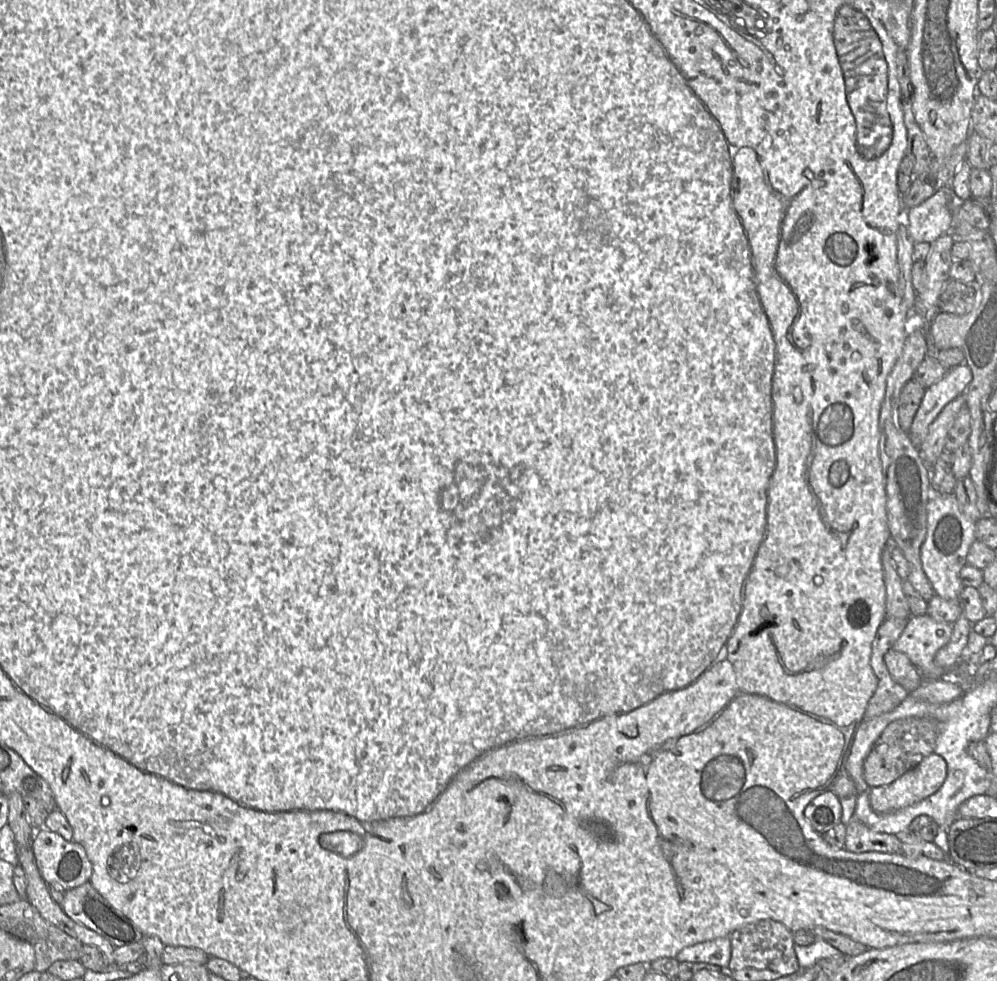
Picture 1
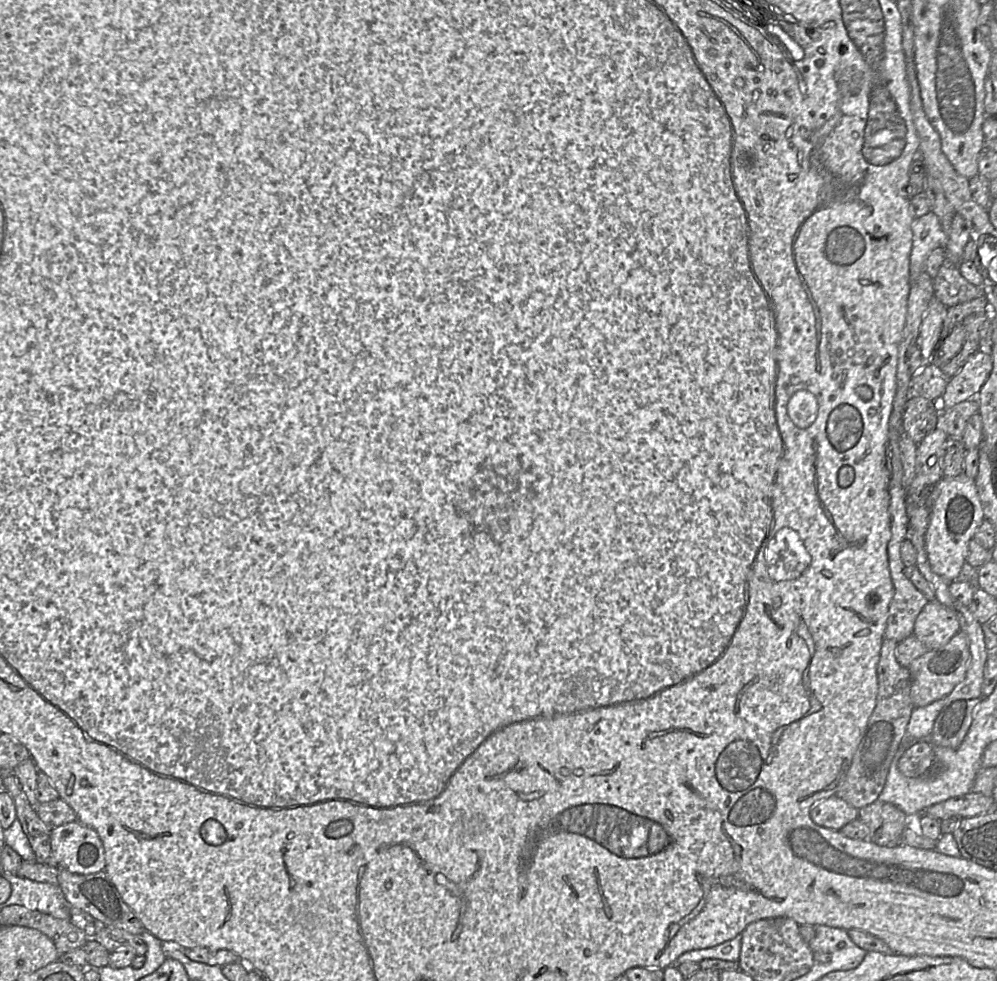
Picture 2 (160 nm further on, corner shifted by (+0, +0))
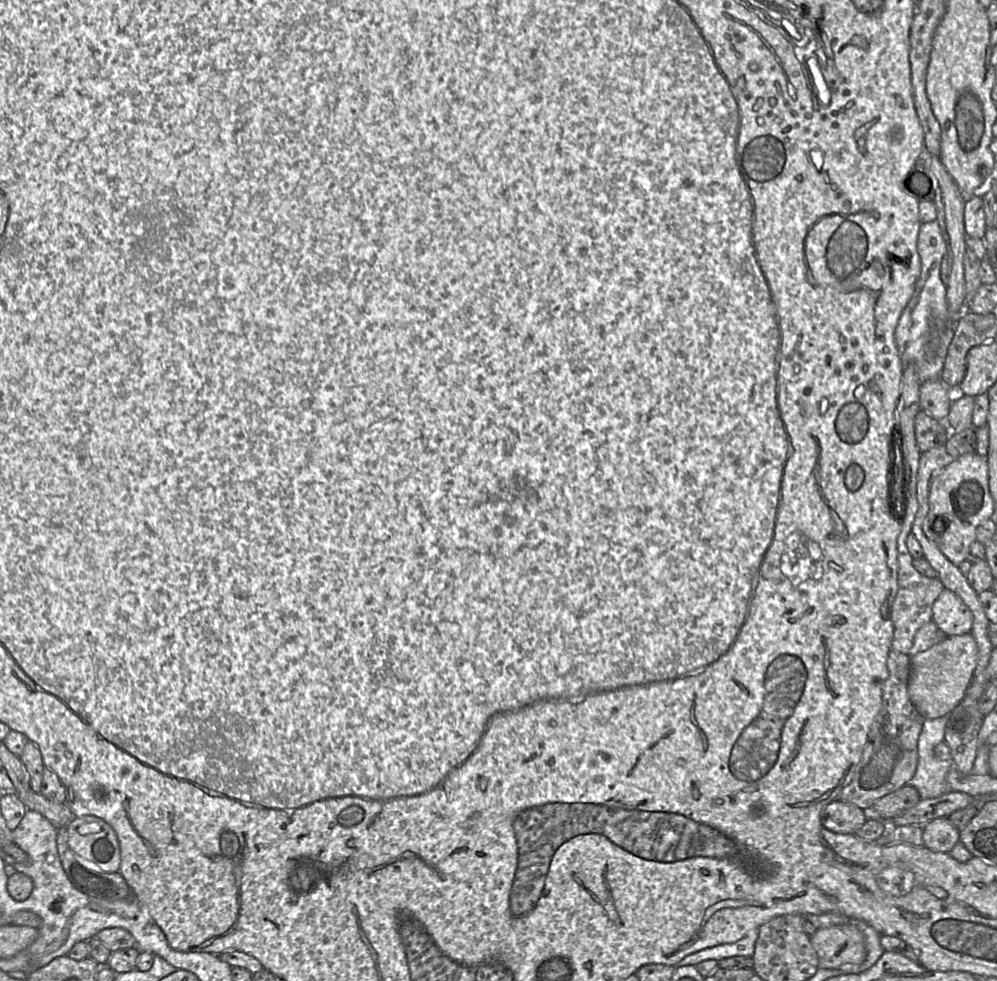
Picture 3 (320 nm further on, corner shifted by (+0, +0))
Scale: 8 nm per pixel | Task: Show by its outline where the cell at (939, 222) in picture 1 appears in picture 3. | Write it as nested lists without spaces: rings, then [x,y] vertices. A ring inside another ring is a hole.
[[[937,220],[921,223],[917,249],[921,259],[921,273],[914,292],[898,320],[895,340],[903,367],[913,365],[922,383],[940,379],[948,348],[955,333],[955,320],[950,317],[946,285],[940,275],[941,262],[947,255],[948,248]]]

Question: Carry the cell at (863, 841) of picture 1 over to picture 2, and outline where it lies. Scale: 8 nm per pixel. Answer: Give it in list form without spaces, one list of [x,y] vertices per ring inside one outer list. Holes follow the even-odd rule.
[[[875,801],[859,809],[858,819],[869,828],[868,840],[879,846],[899,844],[911,818],[895,805]]]

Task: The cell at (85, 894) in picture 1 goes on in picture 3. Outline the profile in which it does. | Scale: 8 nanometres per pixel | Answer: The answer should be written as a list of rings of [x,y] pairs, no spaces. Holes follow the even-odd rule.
[[[67,827],[57,830],[57,850],[73,887],[92,898],[114,901],[129,897],[131,889],[119,872],[103,872],[71,850],[67,841]]]

